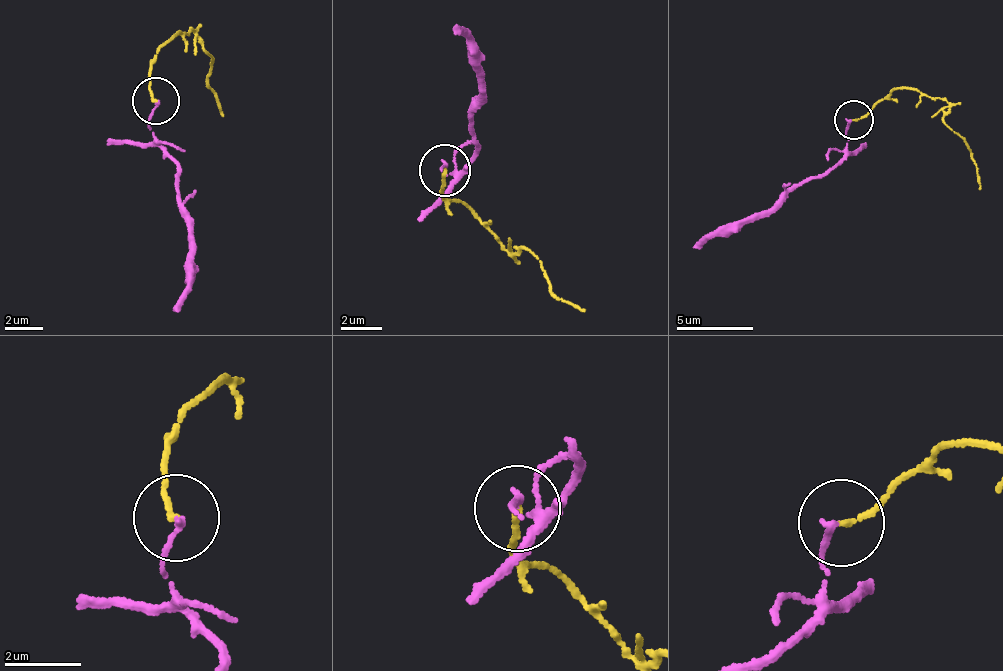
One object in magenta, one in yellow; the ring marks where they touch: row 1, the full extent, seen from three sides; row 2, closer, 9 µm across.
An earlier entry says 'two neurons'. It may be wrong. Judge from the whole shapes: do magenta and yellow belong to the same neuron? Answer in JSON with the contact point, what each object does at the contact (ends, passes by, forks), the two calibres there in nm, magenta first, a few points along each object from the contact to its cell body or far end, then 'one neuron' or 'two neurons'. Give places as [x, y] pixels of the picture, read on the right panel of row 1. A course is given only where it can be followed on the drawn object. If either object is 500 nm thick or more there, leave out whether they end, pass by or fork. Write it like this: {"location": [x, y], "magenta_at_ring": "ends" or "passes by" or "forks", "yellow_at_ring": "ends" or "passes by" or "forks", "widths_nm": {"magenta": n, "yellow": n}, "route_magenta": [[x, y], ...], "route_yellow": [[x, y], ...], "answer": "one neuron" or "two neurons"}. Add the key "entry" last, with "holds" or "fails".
{"location": [854, 120], "magenta_at_ring": "ends", "yellow_at_ring": "ends", "widths_nm": {"magenta": 160, "yellow": 140}, "route_magenta": [[854, 120], [844, 133], [846, 149], [835, 165], [692, 247]], "route_yellow": [[854, 120], [893, 90], [936, 97], [945, 123], [963, 139], [981, 188]], "answer": "one neuron", "entry": "fails"}

